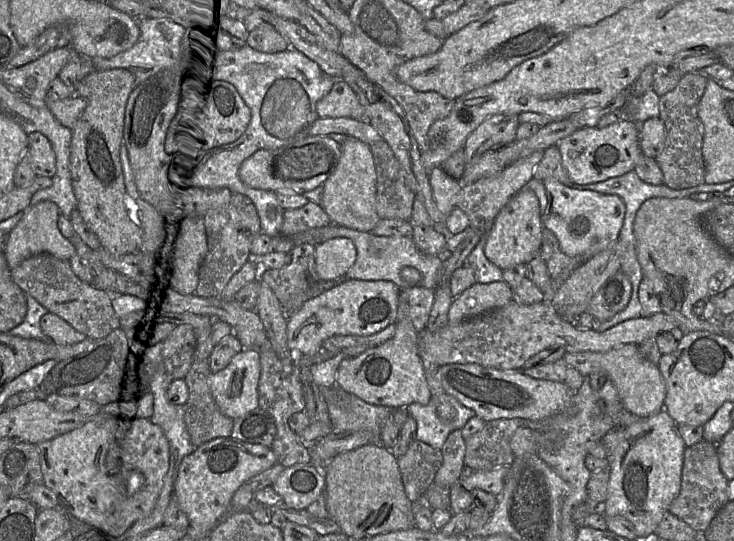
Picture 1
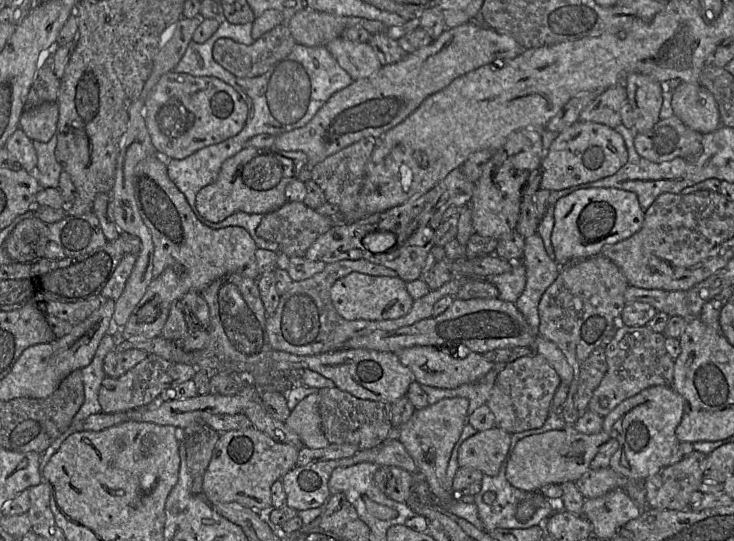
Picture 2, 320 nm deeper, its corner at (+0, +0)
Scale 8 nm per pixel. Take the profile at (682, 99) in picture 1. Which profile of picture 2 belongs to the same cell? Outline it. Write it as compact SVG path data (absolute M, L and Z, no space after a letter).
M672 115L659 120L647 132L634 133L634 146L641 157L654 163L675 158L692 162L696 161L703 151L702 135Z

